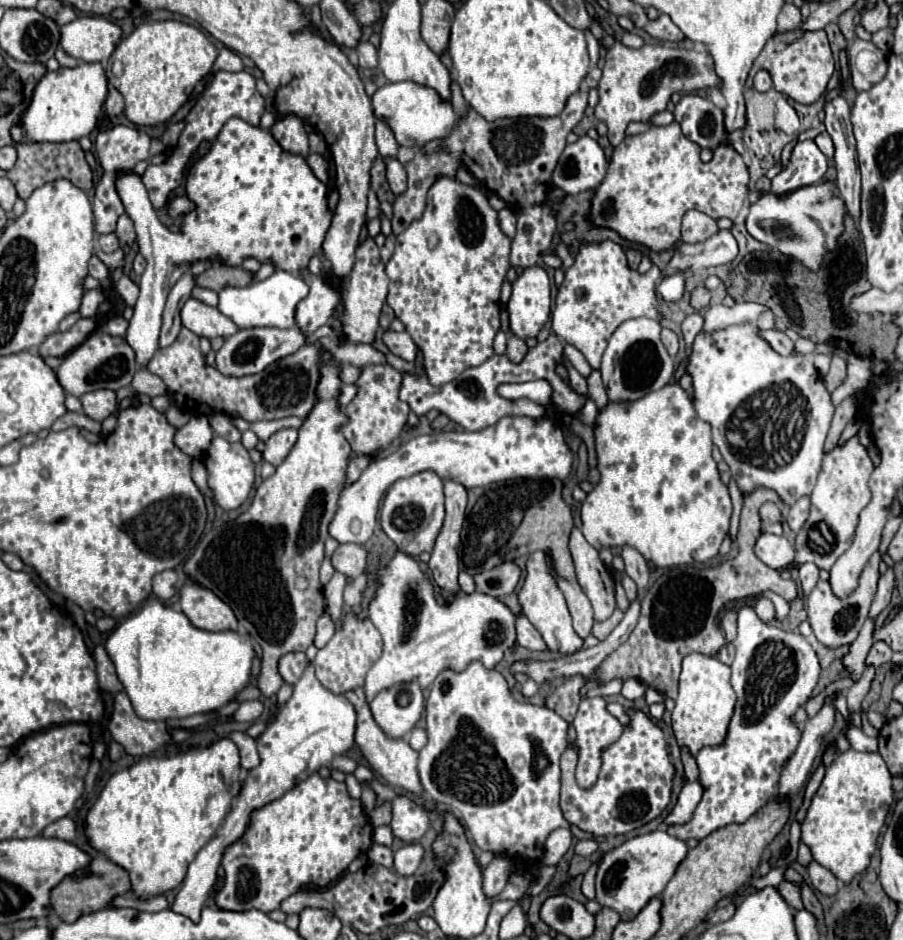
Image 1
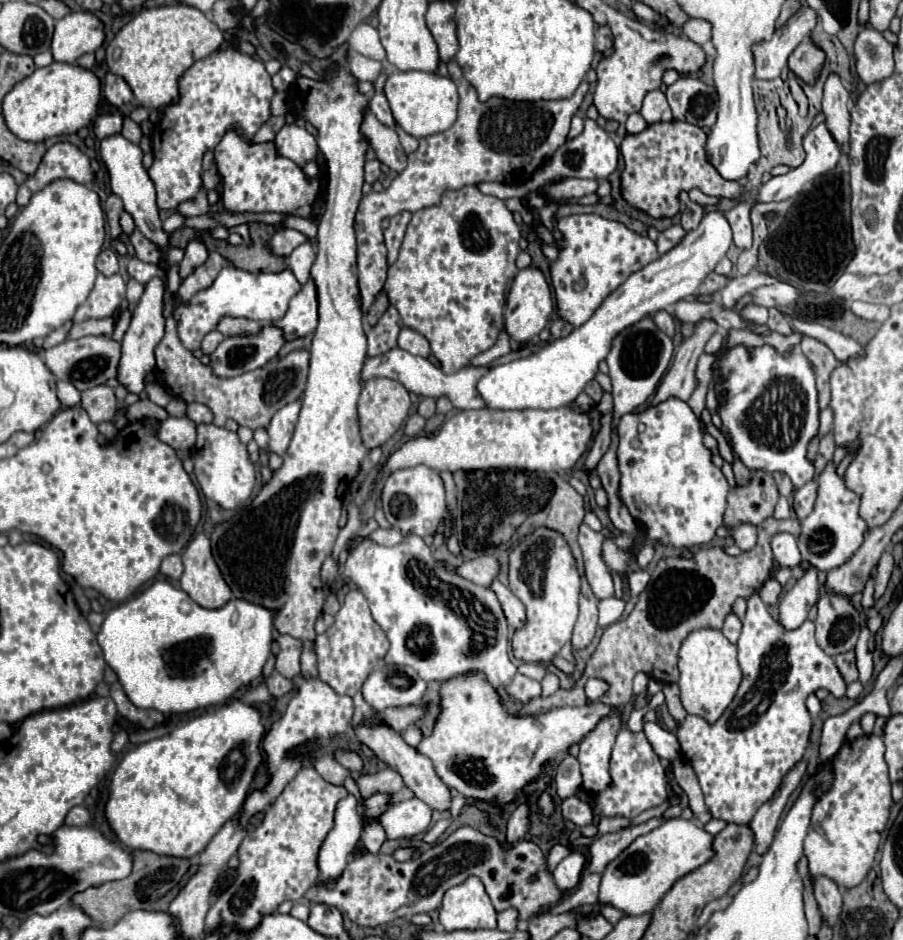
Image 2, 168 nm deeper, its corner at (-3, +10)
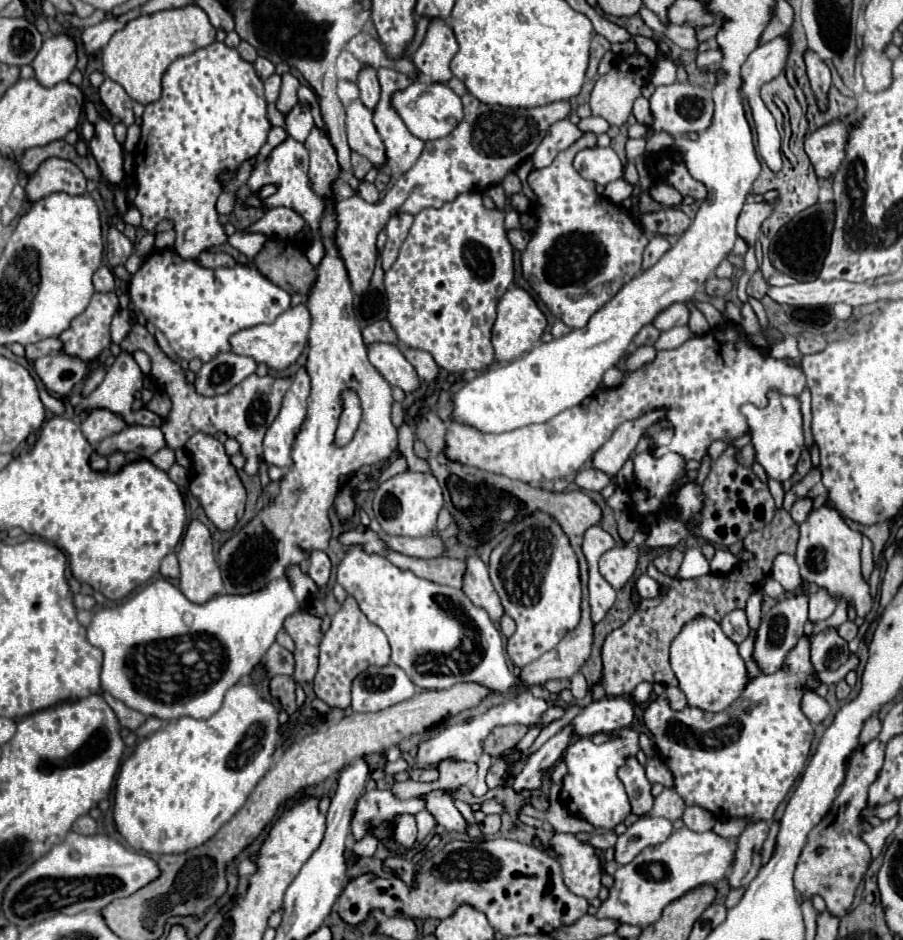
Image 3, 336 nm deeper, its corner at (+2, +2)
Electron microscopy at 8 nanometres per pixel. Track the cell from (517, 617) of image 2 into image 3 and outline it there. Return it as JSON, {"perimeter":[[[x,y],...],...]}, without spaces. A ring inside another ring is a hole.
{"perimeter":[[[472,555],[466,559],[466,573],[462,579],[462,591],[470,597],[470,601],[476,607],[482,607],[492,621],[500,621],[504,615],[504,609],[500,605],[500,597],[494,591],[490,577],[488,577],[488,565],[478,557]]]}

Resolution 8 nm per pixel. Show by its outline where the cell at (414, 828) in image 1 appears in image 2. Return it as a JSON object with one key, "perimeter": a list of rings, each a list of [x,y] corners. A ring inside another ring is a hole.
{"perimeter":[[[413,797],[389,807],[377,817],[377,823],[381,823],[381,827],[385,829],[387,839],[405,839],[427,831],[431,823],[431,813],[433,811],[429,805]]]}

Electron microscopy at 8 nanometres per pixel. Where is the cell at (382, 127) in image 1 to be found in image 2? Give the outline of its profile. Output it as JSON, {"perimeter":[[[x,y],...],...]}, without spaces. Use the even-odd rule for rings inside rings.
{"perimeter":[[[379,75],[375,79],[375,95],[371,97],[371,103],[369,103],[369,109],[375,113],[375,117],[385,125],[385,127],[395,127],[395,119],[393,119],[393,113],[389,109],[389,103],[383,95],[383,85],[385,85],[385,79],[387,75]]]}

